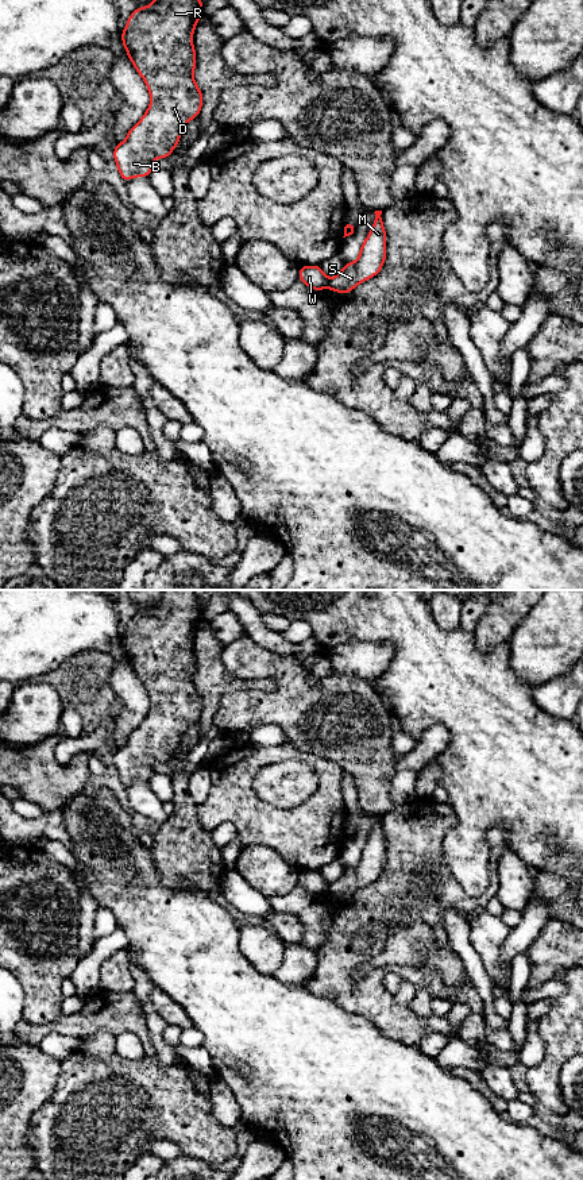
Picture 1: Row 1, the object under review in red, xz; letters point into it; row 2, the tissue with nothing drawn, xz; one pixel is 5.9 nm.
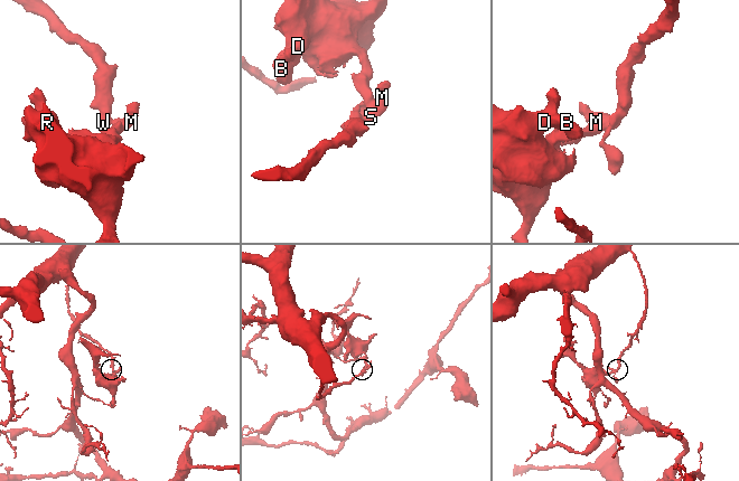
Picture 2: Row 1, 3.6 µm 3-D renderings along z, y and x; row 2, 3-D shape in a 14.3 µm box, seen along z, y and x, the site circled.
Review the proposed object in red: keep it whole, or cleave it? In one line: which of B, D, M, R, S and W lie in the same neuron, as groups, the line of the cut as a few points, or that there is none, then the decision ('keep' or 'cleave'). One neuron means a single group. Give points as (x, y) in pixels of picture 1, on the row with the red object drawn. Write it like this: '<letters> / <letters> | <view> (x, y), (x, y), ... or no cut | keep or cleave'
B D M R S / W | xz (328, 280), (329, 286) | cleave

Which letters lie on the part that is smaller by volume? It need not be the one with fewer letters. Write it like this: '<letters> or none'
B, D, M, R, S

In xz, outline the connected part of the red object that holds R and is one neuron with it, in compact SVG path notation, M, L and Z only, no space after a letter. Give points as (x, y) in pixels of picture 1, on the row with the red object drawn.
M154 0L148 7L136 8L128 18L121 41L148 88L151 101L126 140L113 150L124 182L132 177L148 177L155 167L152 159L167 158L178 144L185 124L200 113L202 93L193 78L197 62L192 38L201 14L201 0Z

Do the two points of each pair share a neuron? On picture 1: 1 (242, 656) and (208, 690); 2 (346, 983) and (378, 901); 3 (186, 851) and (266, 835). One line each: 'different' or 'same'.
1: different
2: same
3: different

